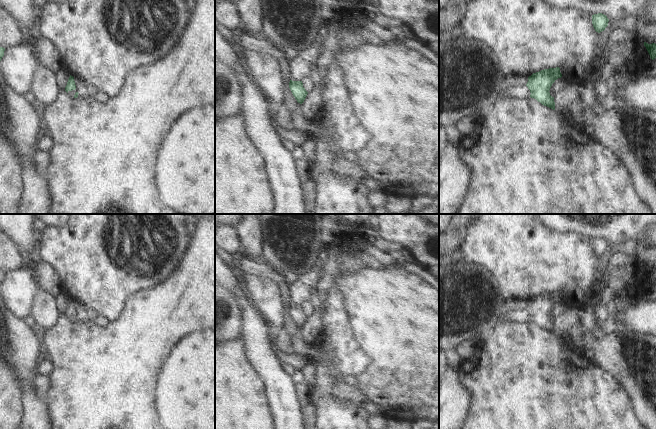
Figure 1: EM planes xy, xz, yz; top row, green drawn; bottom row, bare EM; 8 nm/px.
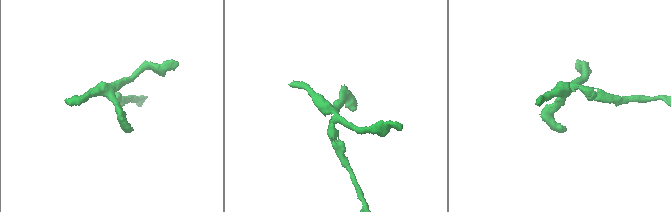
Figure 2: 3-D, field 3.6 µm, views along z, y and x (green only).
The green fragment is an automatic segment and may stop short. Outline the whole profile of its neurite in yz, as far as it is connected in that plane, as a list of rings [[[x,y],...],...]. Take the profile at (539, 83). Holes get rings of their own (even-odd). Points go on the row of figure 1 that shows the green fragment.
[[[549,68],[533,73],[528,77],[528,82],[524,86],[510,87],[506,91],[509,98],[534,98],[542,105],[555,110],[554,97],[550,95],[552,84],[561,78],[560,68]]]

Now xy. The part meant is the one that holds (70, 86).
[[[70,75],[67,85],[65,87],[65,91],[74,98],[83,98],[85,96],[82,96],[78,93],[77,89],[76,89],[76,85],[75,85],[75,81],[74,81],[74,77]]]

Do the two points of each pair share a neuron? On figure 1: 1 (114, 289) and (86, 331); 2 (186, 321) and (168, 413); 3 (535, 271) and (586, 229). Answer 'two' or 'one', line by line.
1: two
2: two
3: two

